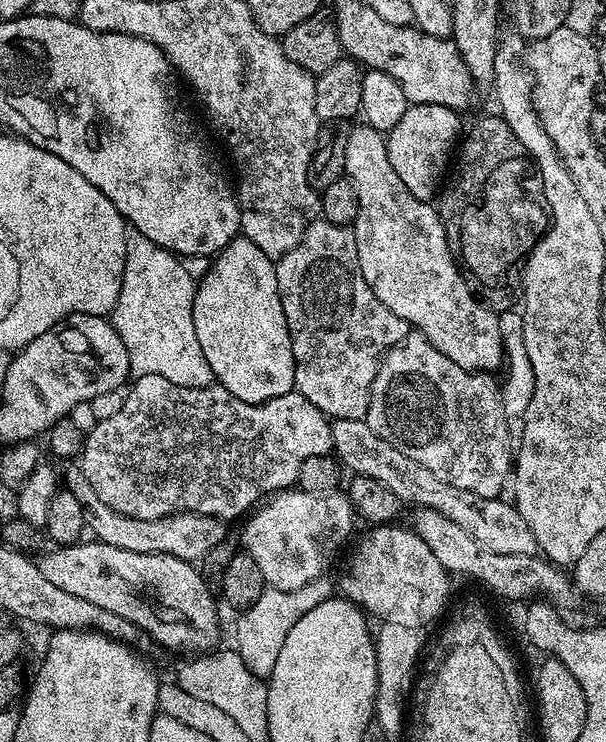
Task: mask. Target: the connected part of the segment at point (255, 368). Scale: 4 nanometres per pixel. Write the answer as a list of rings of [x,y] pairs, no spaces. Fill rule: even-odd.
[[[238,234],[221,252],[216,253],[209,263],[207,274],[197,283],[192,317],[194,334],[198,334],[198,346],[202,346],[202,354],[206,354],[206,362],[210,362],[215,383],[230,390],[234,398],[242,398],[242,402],[251,404],[264,404],[267,400],[273,400],[295,389],[296,363],[290,330],[286,326],[286,314],[282,310],[276,265],[273,257],[262,254],[262,250],[258,250],[258,246],[250,242],[250,238]]]

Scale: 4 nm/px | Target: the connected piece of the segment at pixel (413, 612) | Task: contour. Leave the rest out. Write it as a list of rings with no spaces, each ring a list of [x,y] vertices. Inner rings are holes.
[[[387,524],[387,525],[375,525],[355,544],[349,558],[348,562],[342,572],[340,578],[340,586],[338,582],[338,588],[342,590],[341,595],[350,600],[353,604],[359,606],[365,613],[368,613],[378,617],[379,621],[383,623],[406,626],[407,629],[419,628],[423,629],[425,625],[430,623],[432,620],[436,619],[446,606],[448,600],[447,596],[450,592],[450,574],[442,567],[441,563],[438,562],[429,547],[426,546],[416,532],[412,531],[409,527],[404,526],[404,528],[398,527],[398,524]]]

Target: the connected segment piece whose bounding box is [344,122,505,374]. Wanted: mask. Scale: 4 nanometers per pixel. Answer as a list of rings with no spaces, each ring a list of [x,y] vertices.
[[[363,122],[357,124],[357,128],[353,127],[348,133],[344,170],[346,178],[354,186],[354,194],[358,194],[354,231],[362,278],[366,278],[370,290],[374,290],[384,305],[427,338],[439,352],[446,354],[450,362],[458,362],[458,366],[468,372],[495,373],[495,368],[505,363],[502,330],[498,330],[497,313],[472,291],[465,273],[456,263],[439,211],[429,201],[419,200],[410,194],[405,183],[398,178],[397,171],[390,164],[385,133],[374,130]]]

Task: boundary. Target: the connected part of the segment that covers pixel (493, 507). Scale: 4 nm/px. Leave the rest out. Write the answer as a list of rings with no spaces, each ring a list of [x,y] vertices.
[[[367,419],[332,420],[331,425],[332,452],[347,471],[349,468],[349,473],[382,482],[382,486],[386,486],[386,490],[394,490],[405,505],[438,510],[438,514],[450,518],[450,522],[458,522],[458,526],[462,526],[462,530],[466,530],[466,534],[474,537],[486,550],[494,550],[494,554],[537,555],[536,540],[515,503],[508,501],[507,504],[504,498],[477,498],[470,494],[470,490],[458,490],[458,486],[442,482],[434,470],[426,470],[426,466],[414,462],[414,458],[406,458],[406,454],[390,446],[390,442],[378,438],[378,434],[370,430]]]

